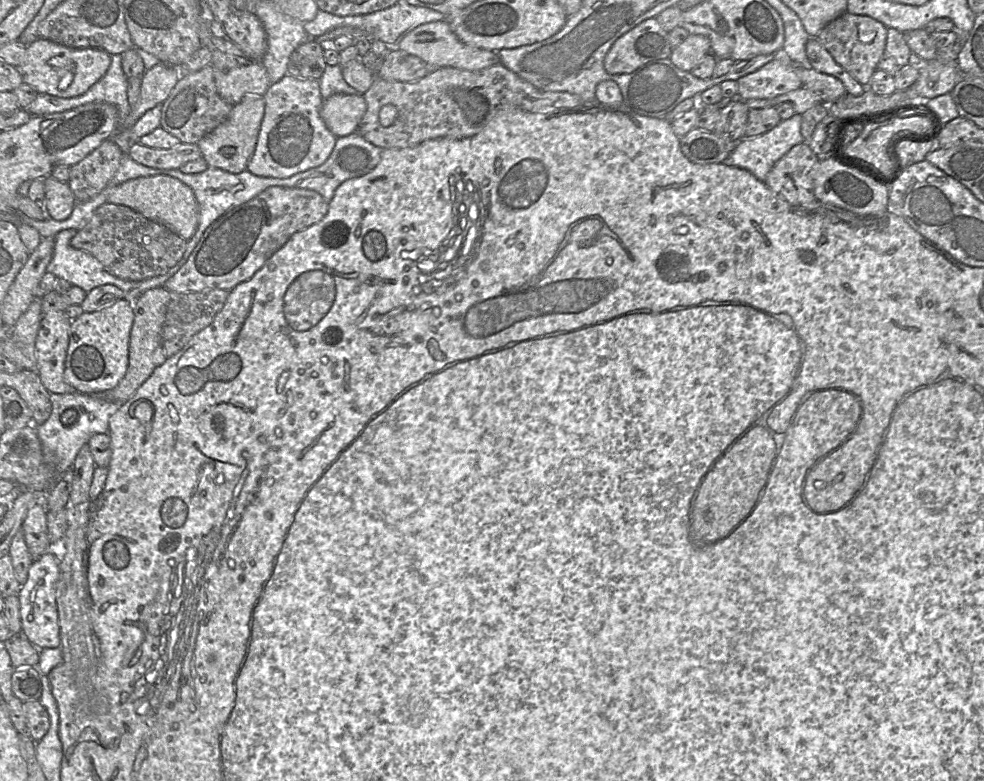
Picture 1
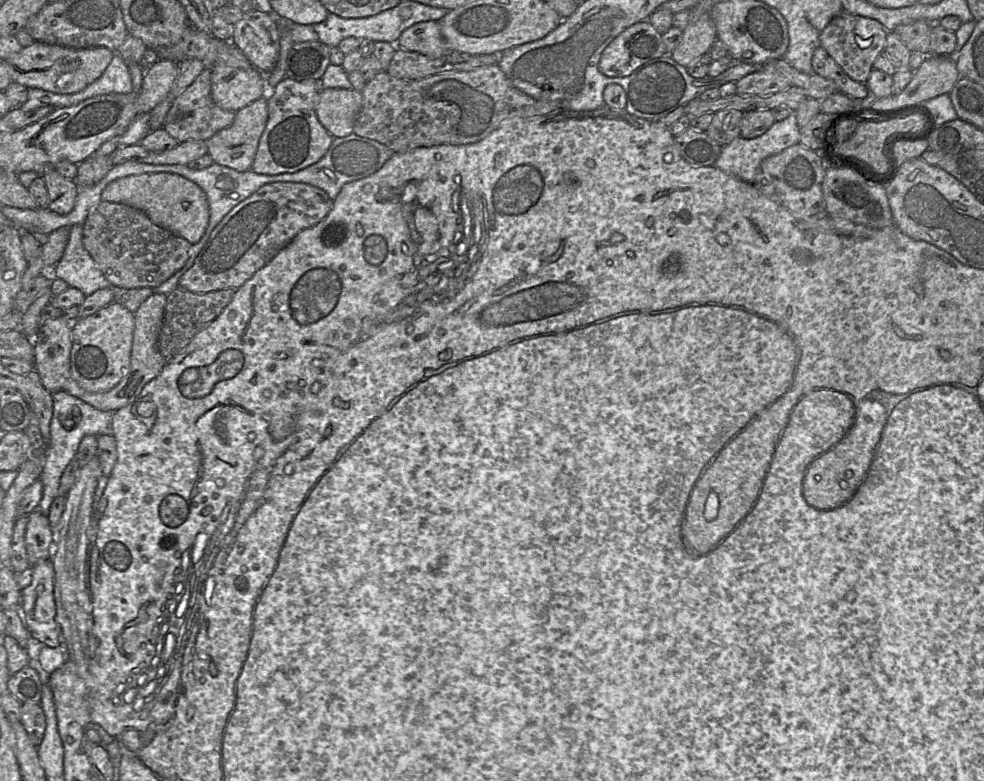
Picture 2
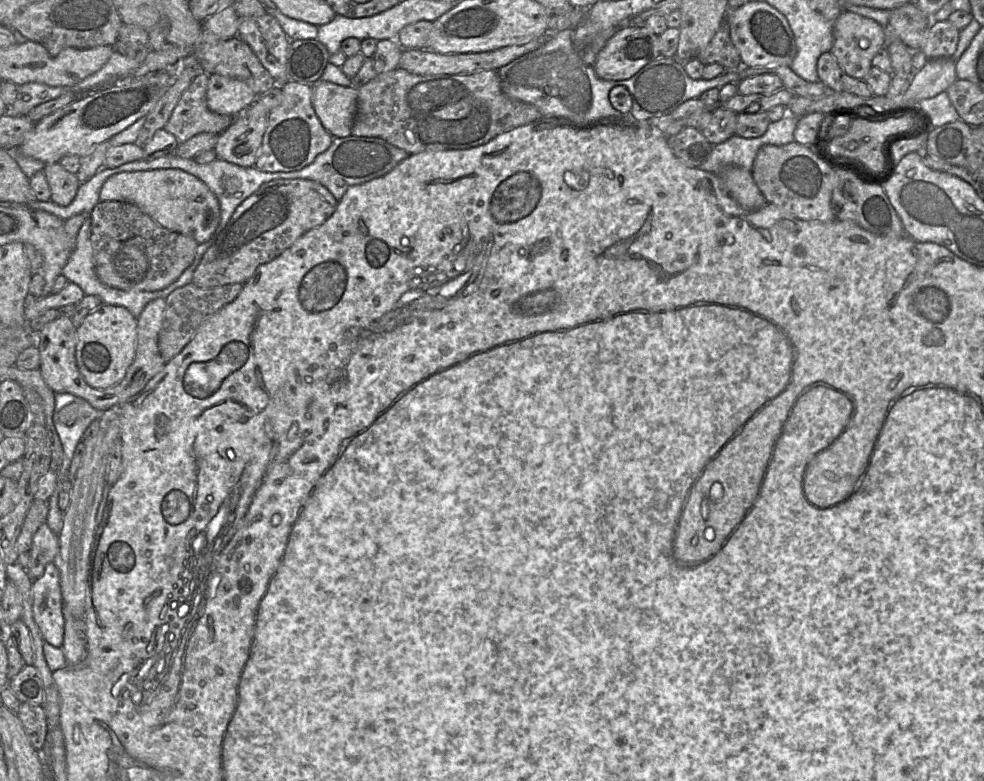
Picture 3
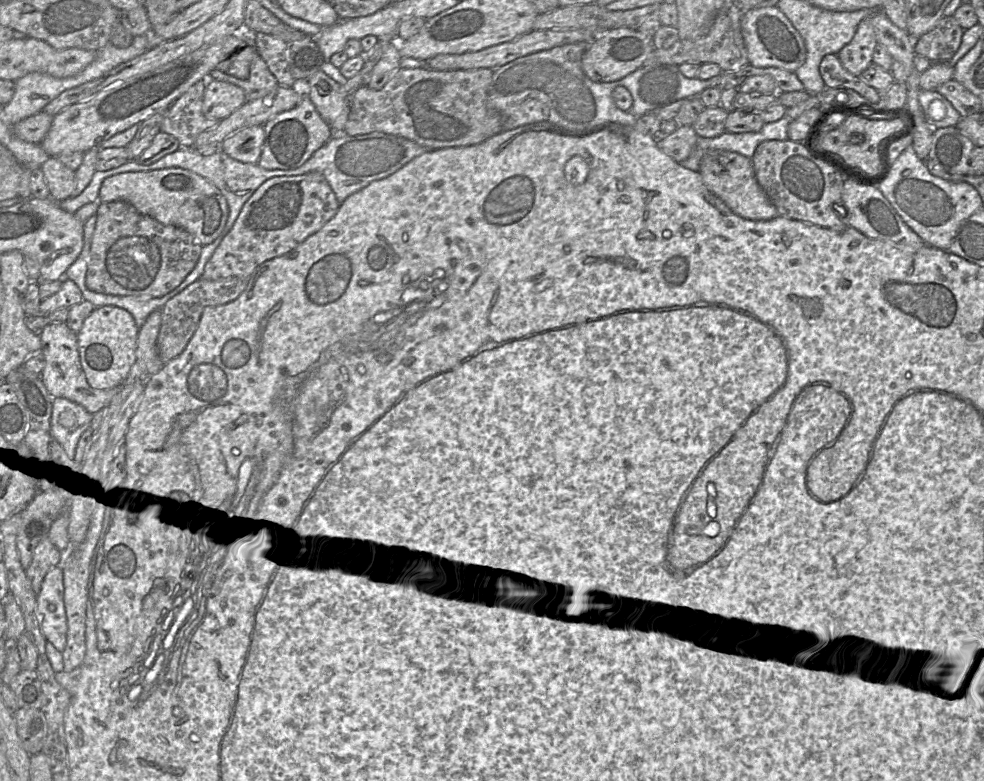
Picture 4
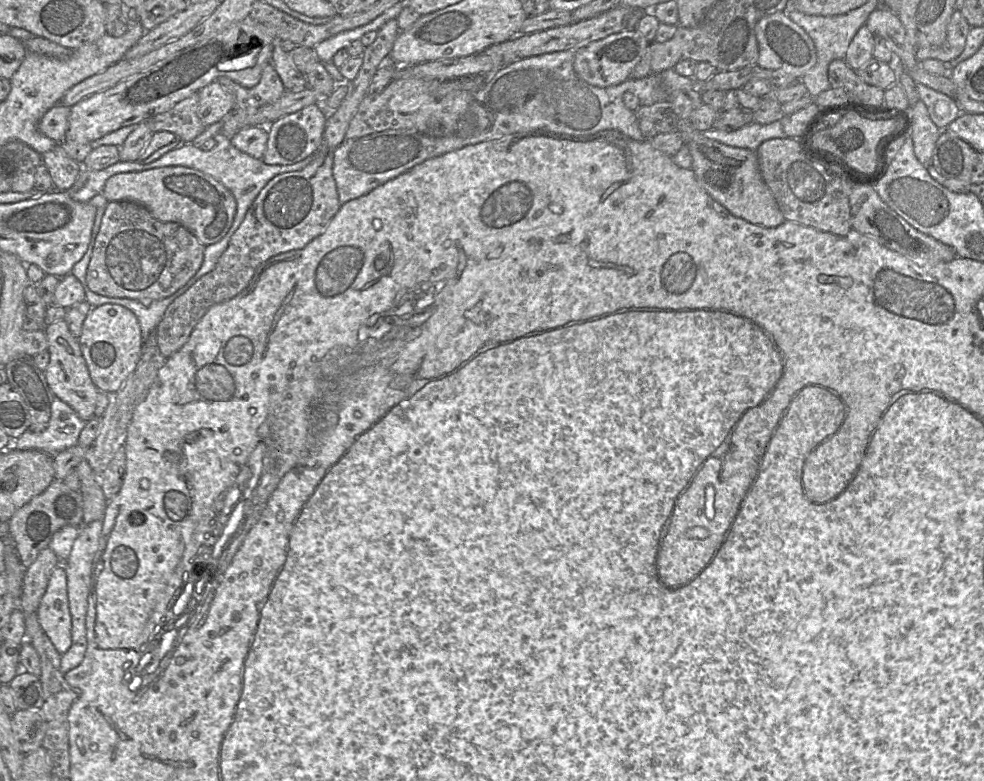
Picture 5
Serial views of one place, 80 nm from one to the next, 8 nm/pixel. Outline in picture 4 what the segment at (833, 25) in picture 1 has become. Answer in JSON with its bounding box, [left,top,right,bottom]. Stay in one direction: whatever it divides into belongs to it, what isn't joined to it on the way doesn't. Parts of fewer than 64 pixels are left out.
[838,19,877,76]

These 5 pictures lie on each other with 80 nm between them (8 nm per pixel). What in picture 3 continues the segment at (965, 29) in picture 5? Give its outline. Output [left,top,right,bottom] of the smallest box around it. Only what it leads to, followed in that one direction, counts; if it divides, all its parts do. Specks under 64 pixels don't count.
[920,19,960,58]

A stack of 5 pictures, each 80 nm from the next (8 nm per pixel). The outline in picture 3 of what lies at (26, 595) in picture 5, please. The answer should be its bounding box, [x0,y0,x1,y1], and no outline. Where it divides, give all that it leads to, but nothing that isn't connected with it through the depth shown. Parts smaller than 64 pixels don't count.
[26,524,59,581]

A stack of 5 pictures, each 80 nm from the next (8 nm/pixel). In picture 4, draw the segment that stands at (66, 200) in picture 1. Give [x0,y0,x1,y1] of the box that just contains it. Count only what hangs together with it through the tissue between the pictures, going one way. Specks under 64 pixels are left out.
[41,157,76,202]

